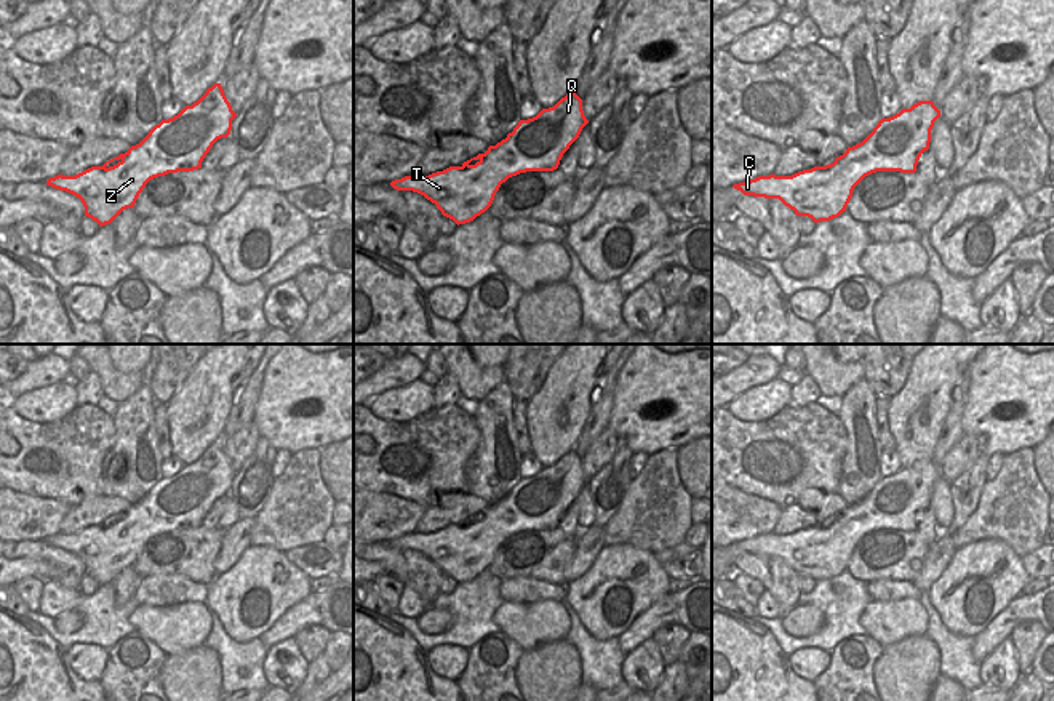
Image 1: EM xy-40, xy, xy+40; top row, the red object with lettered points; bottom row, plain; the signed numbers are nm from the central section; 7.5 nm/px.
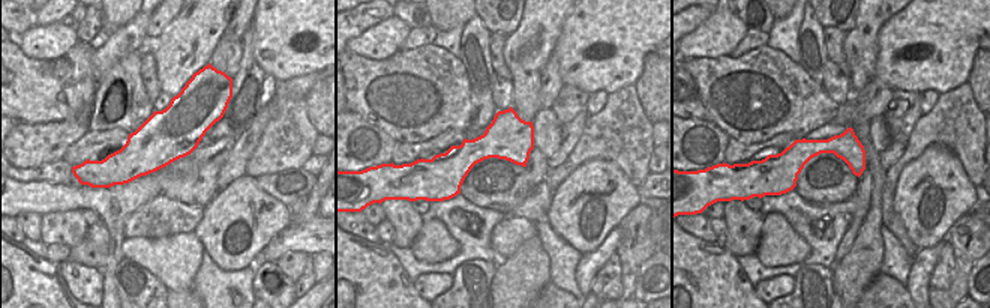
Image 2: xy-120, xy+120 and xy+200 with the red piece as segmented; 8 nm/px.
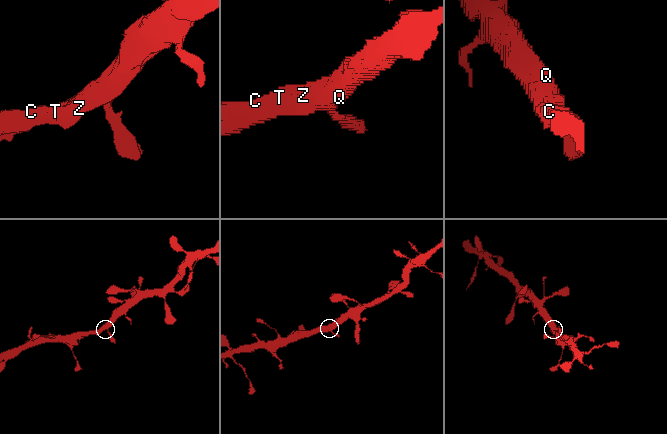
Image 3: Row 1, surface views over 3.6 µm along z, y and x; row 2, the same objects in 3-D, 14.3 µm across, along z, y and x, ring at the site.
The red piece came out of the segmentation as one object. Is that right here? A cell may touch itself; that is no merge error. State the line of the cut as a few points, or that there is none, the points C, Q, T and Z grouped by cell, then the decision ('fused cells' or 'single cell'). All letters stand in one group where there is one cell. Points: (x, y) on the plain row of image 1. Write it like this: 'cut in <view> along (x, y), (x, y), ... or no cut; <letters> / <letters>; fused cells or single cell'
no cut; C Q T Z; single cell

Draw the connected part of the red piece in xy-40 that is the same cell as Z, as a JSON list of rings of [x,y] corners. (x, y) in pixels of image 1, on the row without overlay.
[[[214,442],[197,461],[162,479],[125,512],[75,535],[58,533],[46,543],[78,555],[85,575],[102,586],[133,567],[150,538],[202,527],[213,503],[230,493],[235,475],[221,442]]]

